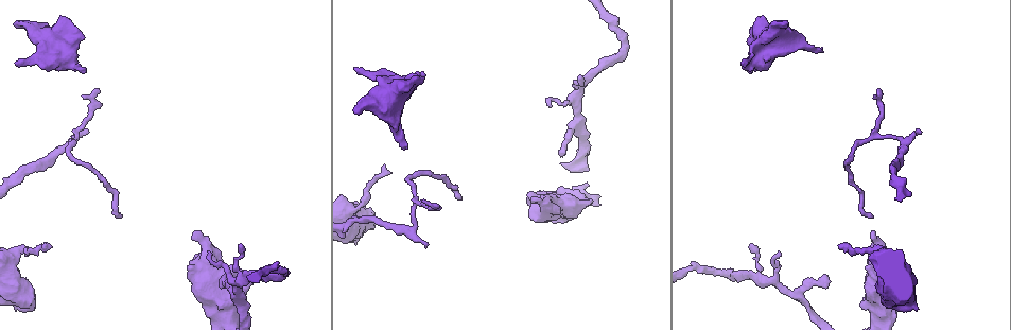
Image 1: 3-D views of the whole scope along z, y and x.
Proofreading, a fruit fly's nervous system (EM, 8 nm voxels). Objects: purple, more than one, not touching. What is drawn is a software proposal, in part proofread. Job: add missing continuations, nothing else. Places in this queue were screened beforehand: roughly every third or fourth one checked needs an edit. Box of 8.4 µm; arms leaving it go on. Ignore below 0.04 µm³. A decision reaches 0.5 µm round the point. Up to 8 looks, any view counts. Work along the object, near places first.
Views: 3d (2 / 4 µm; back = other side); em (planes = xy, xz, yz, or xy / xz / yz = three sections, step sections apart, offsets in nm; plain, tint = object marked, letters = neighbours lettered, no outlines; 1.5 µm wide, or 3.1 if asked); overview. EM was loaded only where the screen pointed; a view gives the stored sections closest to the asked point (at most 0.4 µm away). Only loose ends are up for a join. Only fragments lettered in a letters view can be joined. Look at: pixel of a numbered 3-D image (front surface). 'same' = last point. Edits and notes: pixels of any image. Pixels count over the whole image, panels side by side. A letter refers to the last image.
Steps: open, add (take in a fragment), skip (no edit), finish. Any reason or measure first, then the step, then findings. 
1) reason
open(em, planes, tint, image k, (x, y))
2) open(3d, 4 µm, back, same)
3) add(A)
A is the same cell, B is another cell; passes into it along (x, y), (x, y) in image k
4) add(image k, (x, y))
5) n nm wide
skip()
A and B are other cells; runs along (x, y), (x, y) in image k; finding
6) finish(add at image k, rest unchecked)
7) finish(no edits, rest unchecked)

free end
open(3d, 4 µm, image 1, (828, 288))

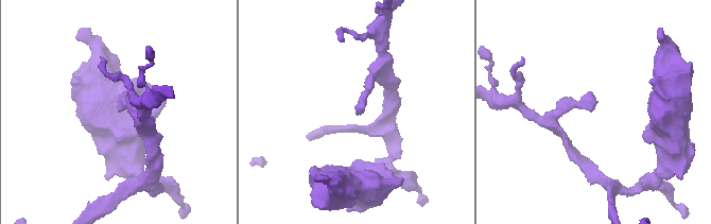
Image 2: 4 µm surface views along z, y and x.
now the EM
open(em, xz, step 4, tint, image 2, (118, 109))

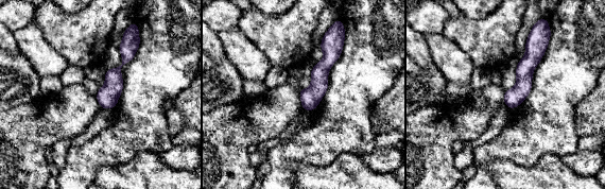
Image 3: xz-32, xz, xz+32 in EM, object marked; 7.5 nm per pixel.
open(em, planes, letters, same)

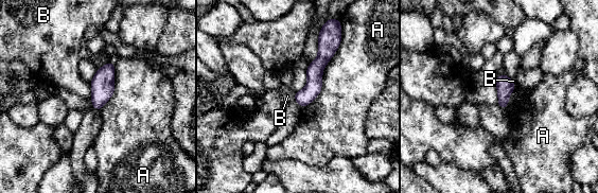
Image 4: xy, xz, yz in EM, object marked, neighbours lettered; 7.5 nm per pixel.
A touches over 650 nm
skip()
A and B are other cells; border along (341, 36), (320, 92), (301, 108) in image 4; none of them fits

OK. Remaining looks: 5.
open(em, planes, letters, image 1, (821, 51))

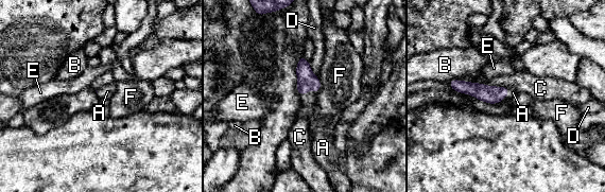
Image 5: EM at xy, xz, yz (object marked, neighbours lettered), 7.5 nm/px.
add(A)
A is the same cell, B, C, D, E and F are other cells; passes into it along (307, 81), (308, 90), (309, 100) in image 5; the neuron continues

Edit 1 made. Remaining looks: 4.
open(overview)

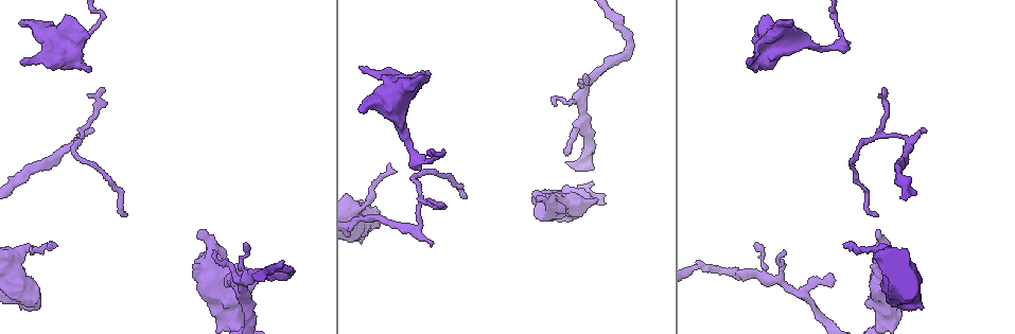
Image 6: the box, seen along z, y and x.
an open end
open(em, xy, step 4, letters, image 6, (21, 61))

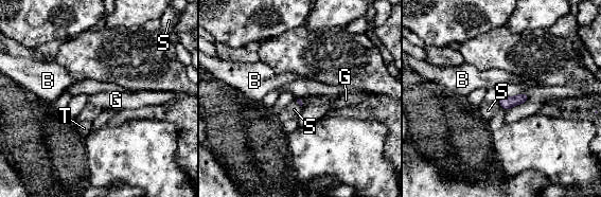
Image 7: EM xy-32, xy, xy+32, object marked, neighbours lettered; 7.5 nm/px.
open(em, planes, letters, same)

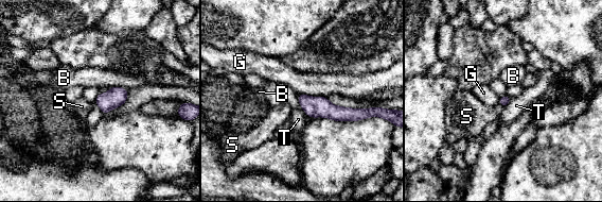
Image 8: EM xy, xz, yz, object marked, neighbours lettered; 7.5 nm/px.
G touches over 220 nm
skip()
B, G, S and T are other cells; runs along (301, 97), (335, 113), (365, 113) in image 8; no lettered fragment goes on from it

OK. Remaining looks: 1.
finish(add at image 5, rest unchecked)

